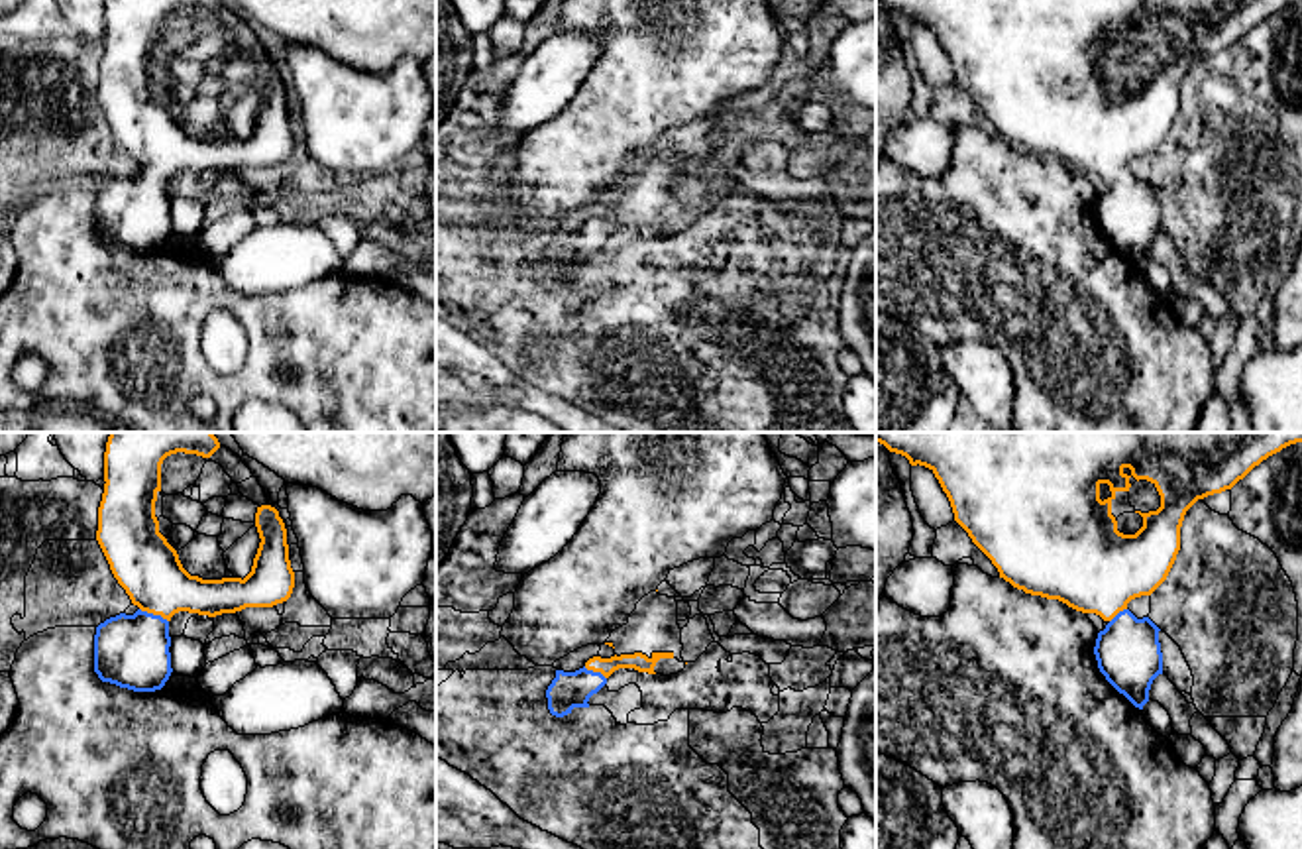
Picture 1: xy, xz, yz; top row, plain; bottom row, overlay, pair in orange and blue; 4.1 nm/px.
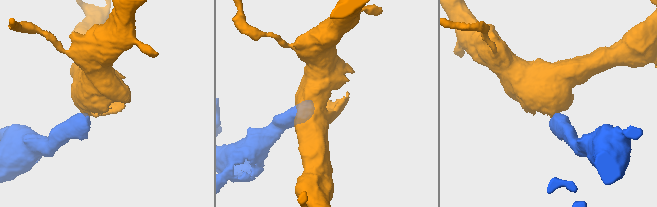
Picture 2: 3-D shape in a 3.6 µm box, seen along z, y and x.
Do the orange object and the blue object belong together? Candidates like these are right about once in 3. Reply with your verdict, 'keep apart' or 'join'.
join

